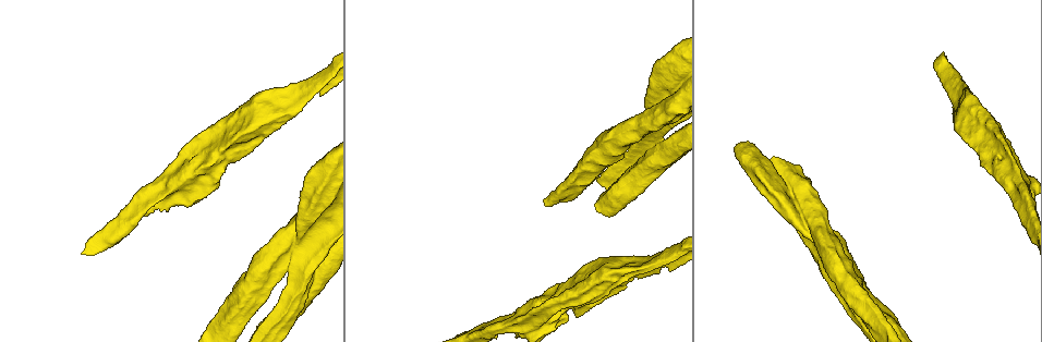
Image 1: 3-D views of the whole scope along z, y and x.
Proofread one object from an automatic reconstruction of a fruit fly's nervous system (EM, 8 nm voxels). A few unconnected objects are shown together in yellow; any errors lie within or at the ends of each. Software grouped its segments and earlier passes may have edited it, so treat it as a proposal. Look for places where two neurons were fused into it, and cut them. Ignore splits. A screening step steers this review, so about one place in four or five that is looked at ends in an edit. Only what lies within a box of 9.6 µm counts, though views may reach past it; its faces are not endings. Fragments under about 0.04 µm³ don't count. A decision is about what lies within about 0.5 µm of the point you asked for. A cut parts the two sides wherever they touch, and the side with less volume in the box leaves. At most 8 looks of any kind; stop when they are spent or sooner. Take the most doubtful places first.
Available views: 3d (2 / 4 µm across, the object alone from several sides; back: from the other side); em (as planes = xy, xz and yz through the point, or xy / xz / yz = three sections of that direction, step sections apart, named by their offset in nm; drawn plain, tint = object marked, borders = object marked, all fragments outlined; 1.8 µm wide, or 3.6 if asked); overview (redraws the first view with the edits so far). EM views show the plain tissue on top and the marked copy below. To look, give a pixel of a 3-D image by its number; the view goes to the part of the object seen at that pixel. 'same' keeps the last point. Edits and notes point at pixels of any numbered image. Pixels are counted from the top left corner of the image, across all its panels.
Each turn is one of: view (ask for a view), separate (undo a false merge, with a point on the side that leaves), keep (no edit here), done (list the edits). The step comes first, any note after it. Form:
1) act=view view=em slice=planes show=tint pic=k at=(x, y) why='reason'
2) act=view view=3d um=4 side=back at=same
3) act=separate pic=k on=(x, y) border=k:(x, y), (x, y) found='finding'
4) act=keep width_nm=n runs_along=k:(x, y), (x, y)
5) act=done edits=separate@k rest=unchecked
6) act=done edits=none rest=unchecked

act=view view=3d um=4 pic=1 at=(785, 195) why='calibre changes'

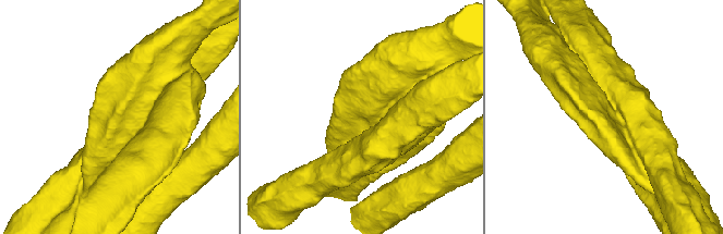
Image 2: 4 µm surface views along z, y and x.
act=view view=em um=3.6 slice=planes show=tint pic=2 at=(130, 121)

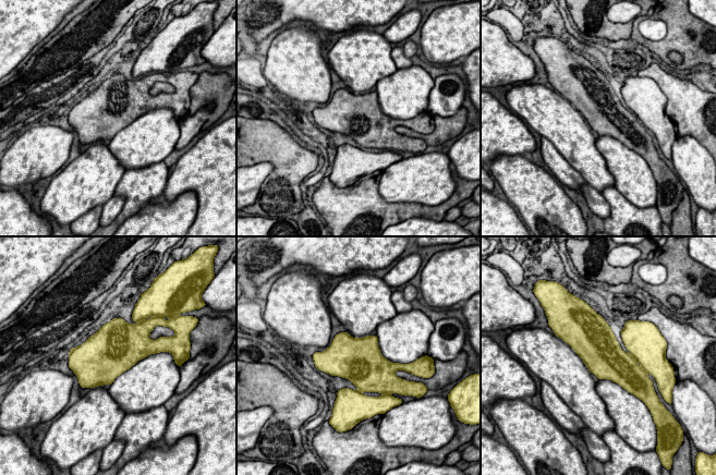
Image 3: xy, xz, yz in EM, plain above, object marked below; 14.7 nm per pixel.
act=separate pic=3 on=(644, 344) border=3:(632, 355), (636, 360) found='a second neuron is stuck on'

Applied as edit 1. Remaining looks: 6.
act=view view=em um=3.6 slice=planes show=tint pic=1 at=(651, 161)

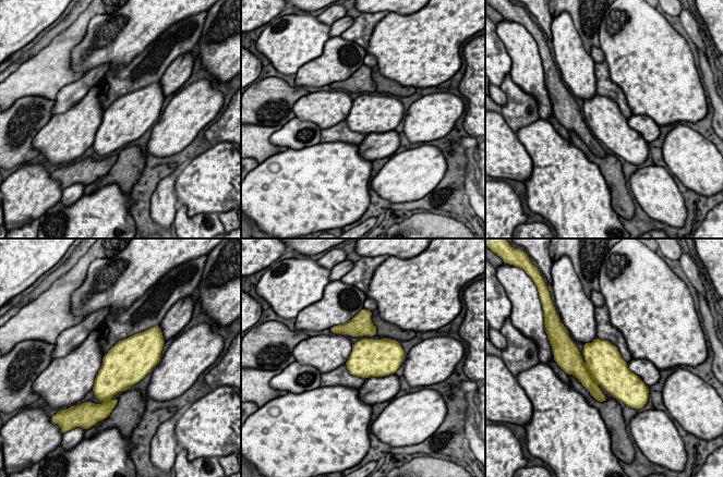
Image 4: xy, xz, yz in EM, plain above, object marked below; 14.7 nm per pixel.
act=separate pic=4 on=(603, 364) border=4:(587, 369), (591, 375) found='two neurons meet here'

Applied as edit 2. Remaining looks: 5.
act=view view=overview why='redraw'

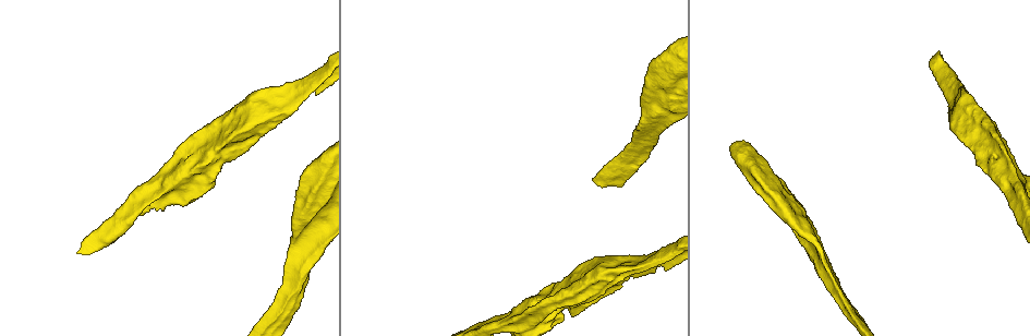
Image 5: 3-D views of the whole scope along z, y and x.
act=view view=em slice=planes show=borders pic=5 at=(515, 322) why='abrupt turn'

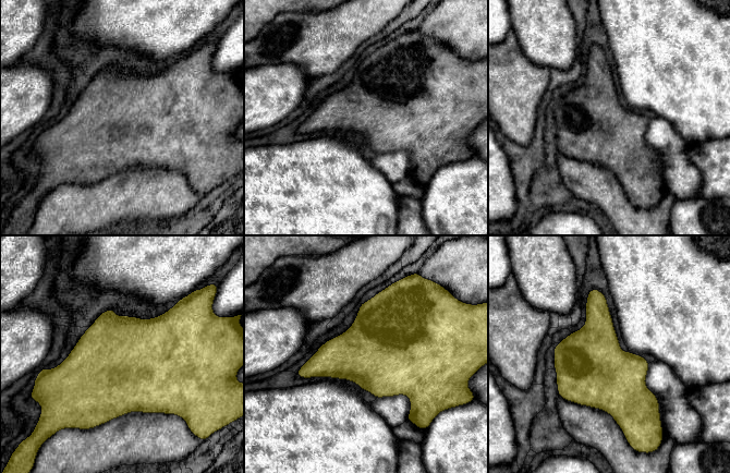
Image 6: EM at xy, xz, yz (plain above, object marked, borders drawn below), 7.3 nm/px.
act=keep found='one neuron here'

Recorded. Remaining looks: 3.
act=view view=3d um=4 pic=5 at=(275, 110) why='thick turns thin'

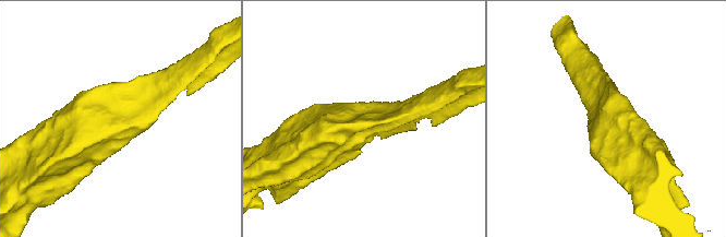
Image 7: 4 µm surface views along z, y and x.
act=view view=em um=3.6 slice=xz step=8 show=tint pic=7 at=(117, 122) why='now the EM'

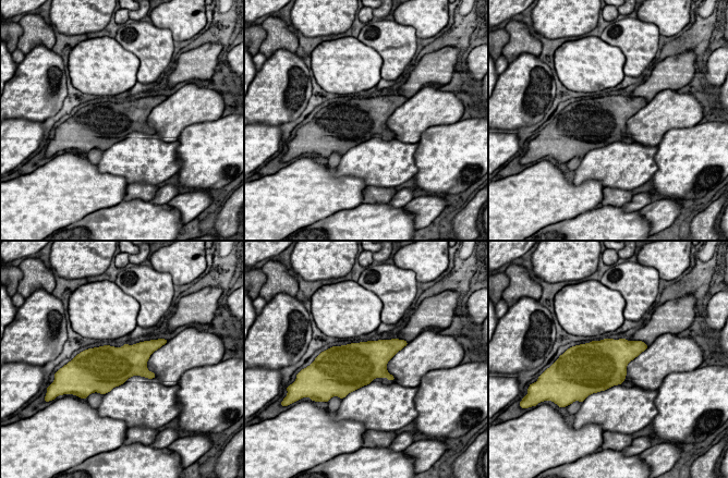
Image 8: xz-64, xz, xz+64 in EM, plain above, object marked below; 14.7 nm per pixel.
act=view view=em um=3.6 slice=planes show=tint at=same

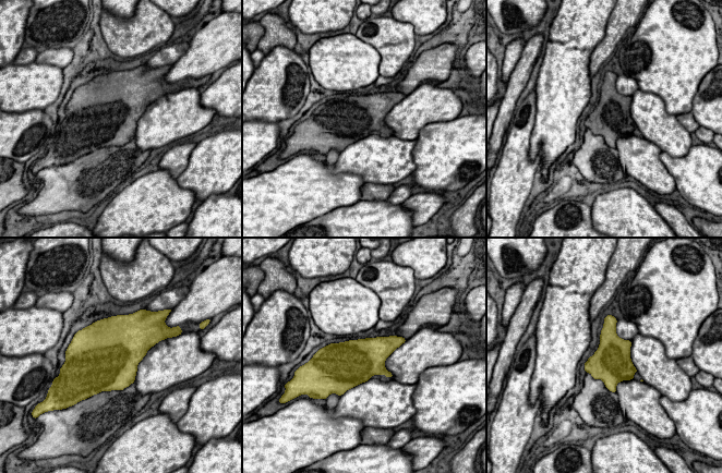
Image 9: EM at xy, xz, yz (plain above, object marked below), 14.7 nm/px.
act=keep found='one neuron here'

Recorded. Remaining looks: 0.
act=done edits=separate@3,separate@4 rest=unchecked

